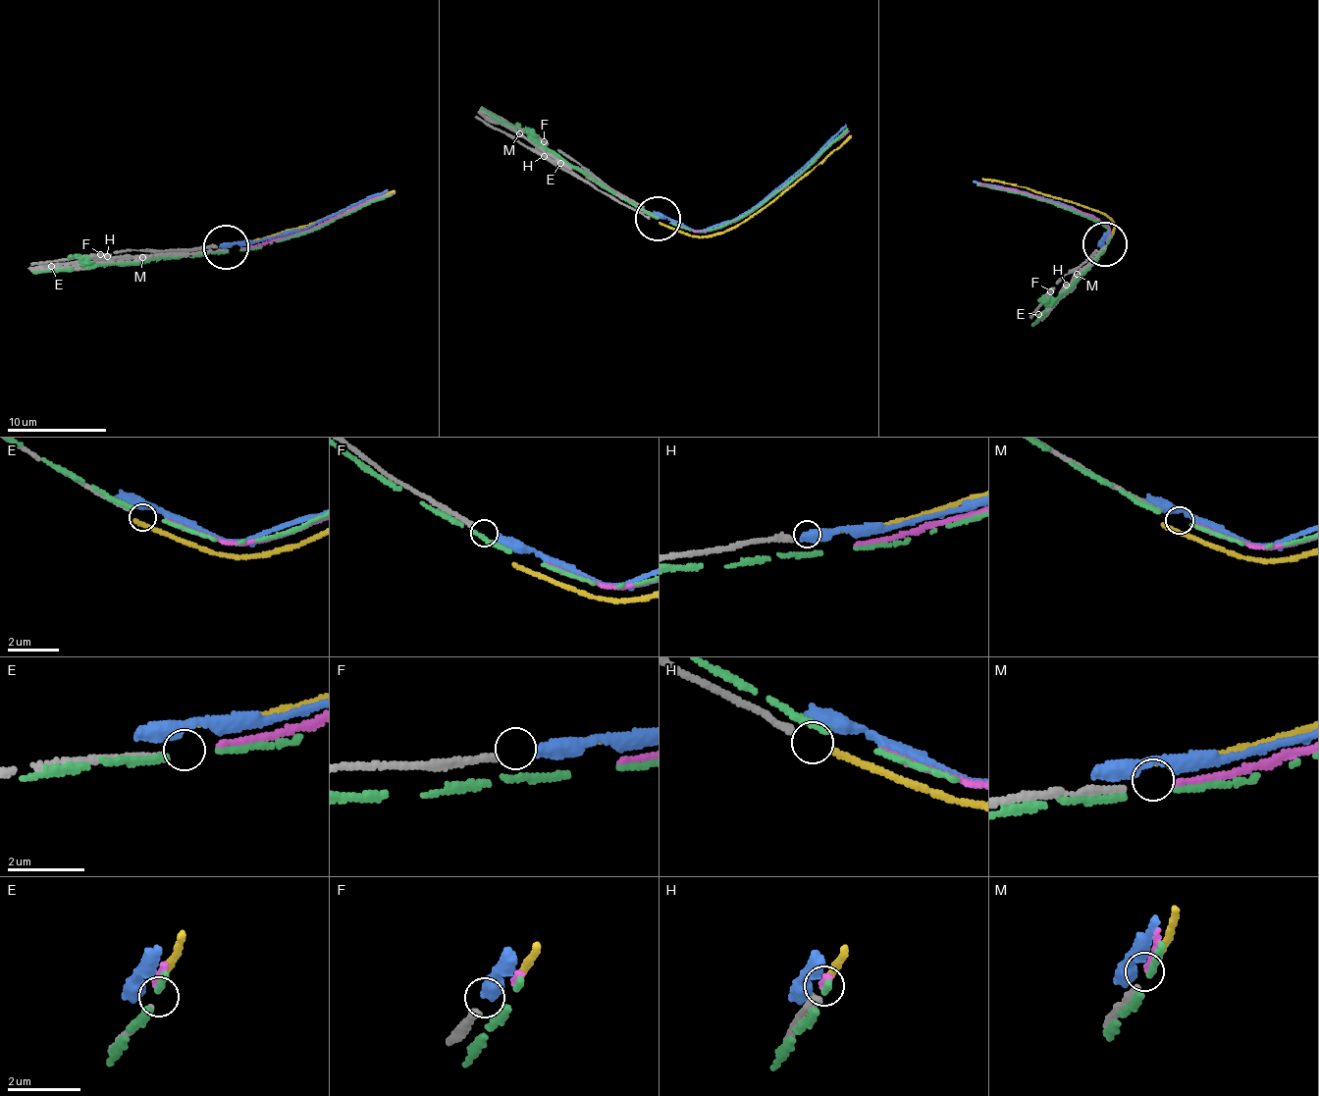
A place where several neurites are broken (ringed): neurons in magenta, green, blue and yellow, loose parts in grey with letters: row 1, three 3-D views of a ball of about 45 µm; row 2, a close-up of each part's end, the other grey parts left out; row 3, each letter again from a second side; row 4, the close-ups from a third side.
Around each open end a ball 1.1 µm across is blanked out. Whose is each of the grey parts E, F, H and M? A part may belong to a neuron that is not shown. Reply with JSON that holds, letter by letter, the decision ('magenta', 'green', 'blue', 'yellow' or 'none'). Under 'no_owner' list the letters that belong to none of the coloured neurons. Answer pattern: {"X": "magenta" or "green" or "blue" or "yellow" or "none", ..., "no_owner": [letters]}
{"E": "none", "F": "blue", "H": "yellow", "M": "magenta", "no_owner": ["E"]}

